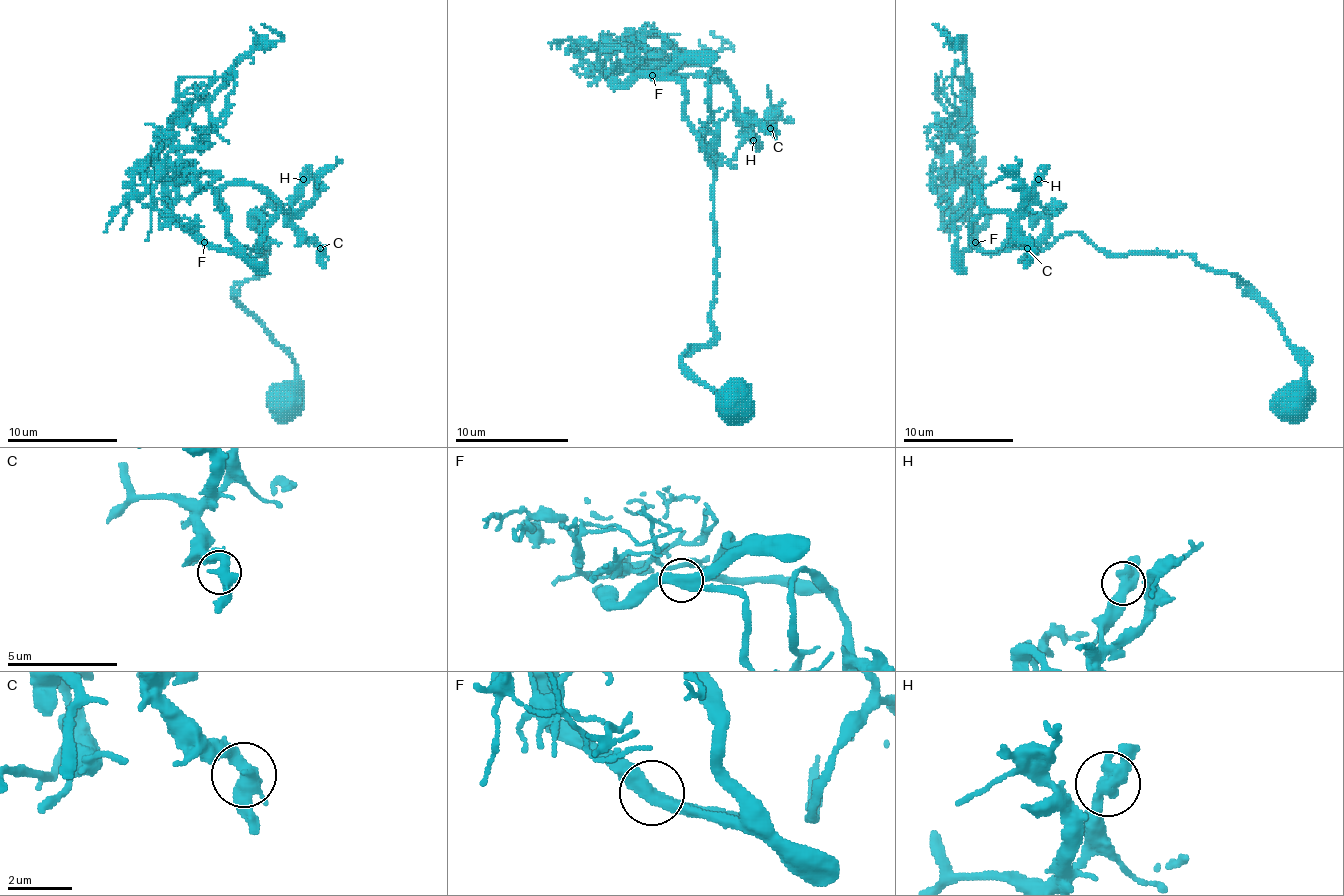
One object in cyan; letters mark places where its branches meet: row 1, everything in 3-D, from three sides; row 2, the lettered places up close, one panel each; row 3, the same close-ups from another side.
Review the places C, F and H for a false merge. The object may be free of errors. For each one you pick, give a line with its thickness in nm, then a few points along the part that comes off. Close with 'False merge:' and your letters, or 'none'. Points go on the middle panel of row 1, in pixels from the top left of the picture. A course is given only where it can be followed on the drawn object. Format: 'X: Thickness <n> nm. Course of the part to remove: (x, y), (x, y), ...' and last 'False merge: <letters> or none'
False merge: none

